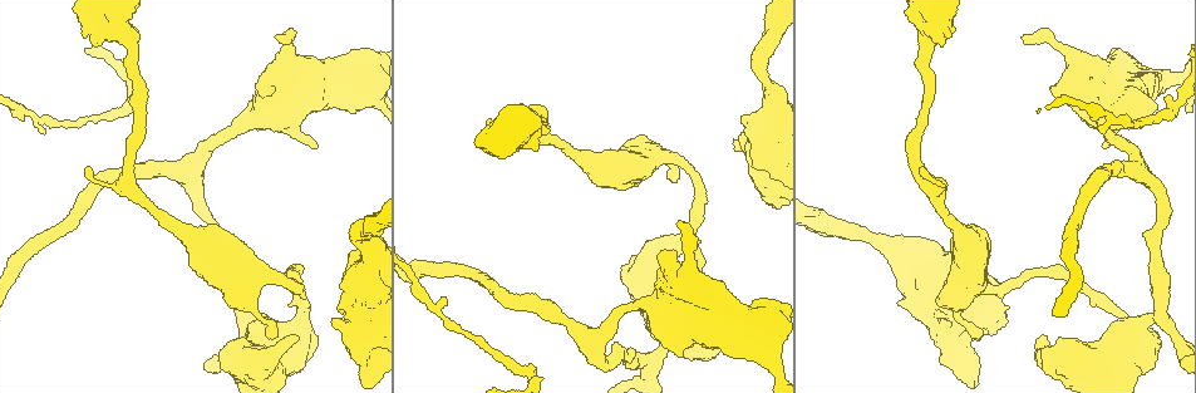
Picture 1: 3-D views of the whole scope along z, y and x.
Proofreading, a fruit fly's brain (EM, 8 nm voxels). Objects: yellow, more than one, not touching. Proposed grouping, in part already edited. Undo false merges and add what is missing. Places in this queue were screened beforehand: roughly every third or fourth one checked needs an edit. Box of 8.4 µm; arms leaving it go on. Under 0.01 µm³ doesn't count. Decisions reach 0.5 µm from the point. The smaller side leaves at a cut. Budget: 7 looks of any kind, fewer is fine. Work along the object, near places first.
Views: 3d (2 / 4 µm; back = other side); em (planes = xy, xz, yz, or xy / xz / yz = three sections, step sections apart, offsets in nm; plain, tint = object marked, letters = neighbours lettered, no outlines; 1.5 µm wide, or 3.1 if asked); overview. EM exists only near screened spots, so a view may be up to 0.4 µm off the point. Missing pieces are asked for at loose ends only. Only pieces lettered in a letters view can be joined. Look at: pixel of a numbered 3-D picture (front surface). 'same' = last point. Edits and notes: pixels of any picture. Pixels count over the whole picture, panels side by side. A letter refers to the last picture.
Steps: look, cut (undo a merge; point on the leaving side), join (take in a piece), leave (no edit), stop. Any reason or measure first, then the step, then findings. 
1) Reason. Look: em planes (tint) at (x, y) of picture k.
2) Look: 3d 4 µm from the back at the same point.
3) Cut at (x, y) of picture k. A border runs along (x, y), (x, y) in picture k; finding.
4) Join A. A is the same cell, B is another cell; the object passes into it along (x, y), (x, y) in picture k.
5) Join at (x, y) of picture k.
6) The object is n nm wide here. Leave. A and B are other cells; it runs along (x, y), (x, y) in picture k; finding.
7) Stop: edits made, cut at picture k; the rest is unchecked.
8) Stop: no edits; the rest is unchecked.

An open end. Look: em planes (letters) at (666, 260) of picture 1.

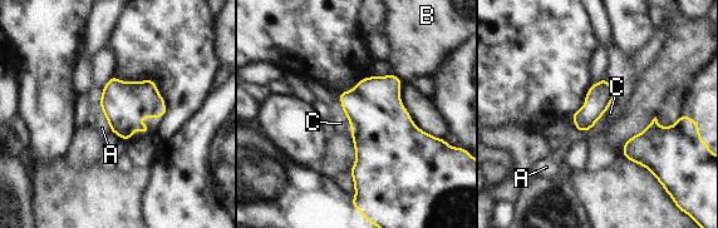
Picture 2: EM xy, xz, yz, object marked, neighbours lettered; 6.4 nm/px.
The longest contact is with A, 180 nm. Leave. A, B and C are other cells; no lettered piece goes on from it.

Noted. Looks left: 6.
Branch stops here. Look: em planes (letters) at (663, 347) of picture 1.

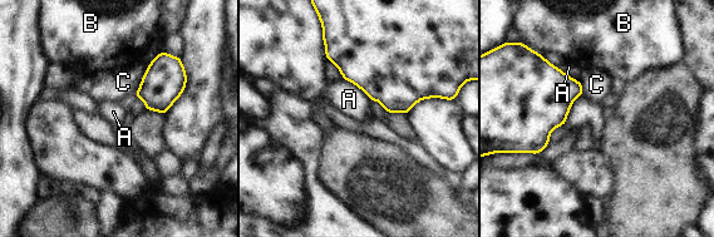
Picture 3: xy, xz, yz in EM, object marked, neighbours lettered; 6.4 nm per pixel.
Leave. A, B and C are other cells; a border runs along (149, 64), (133, 94) in picture 3; none of them fits.

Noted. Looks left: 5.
Narrows sharply. Look: em planes (tint) at (264, 319) of picture 1.

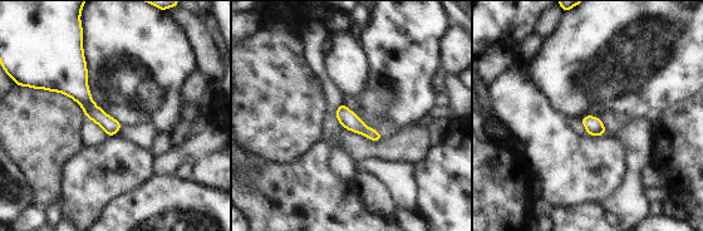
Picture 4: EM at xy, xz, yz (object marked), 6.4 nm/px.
What lies round it. Look: em planes (letters) at the same point.

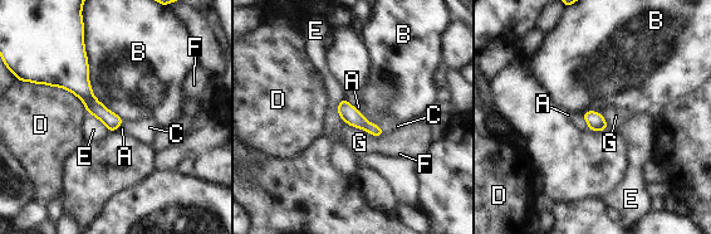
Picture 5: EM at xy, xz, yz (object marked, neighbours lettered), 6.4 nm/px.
The longest contact is with B, 600 nm. Leave. A, B, C, D, E, F and G are other cells; a border runs along (83, 33), (92, 93), (123, 120) in picture 5; all the same cell.

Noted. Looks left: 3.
Stop: no edits; the rest is unchecked.

